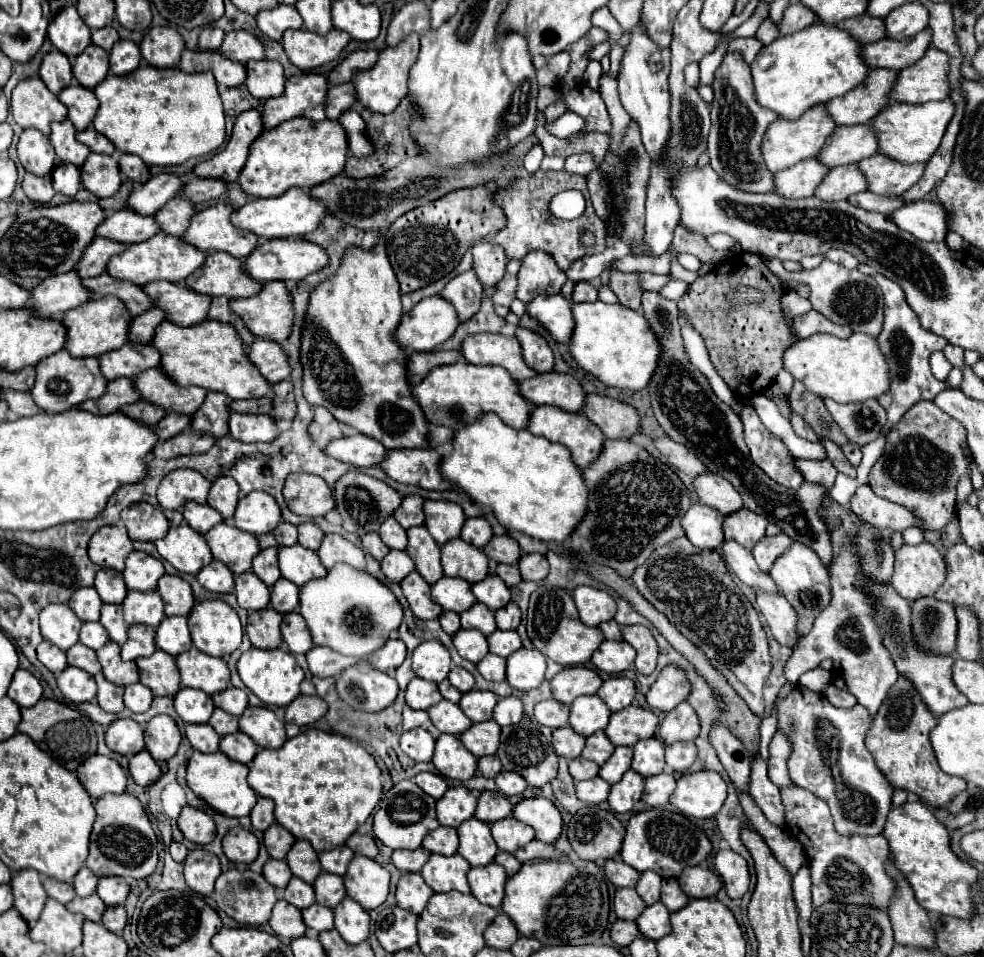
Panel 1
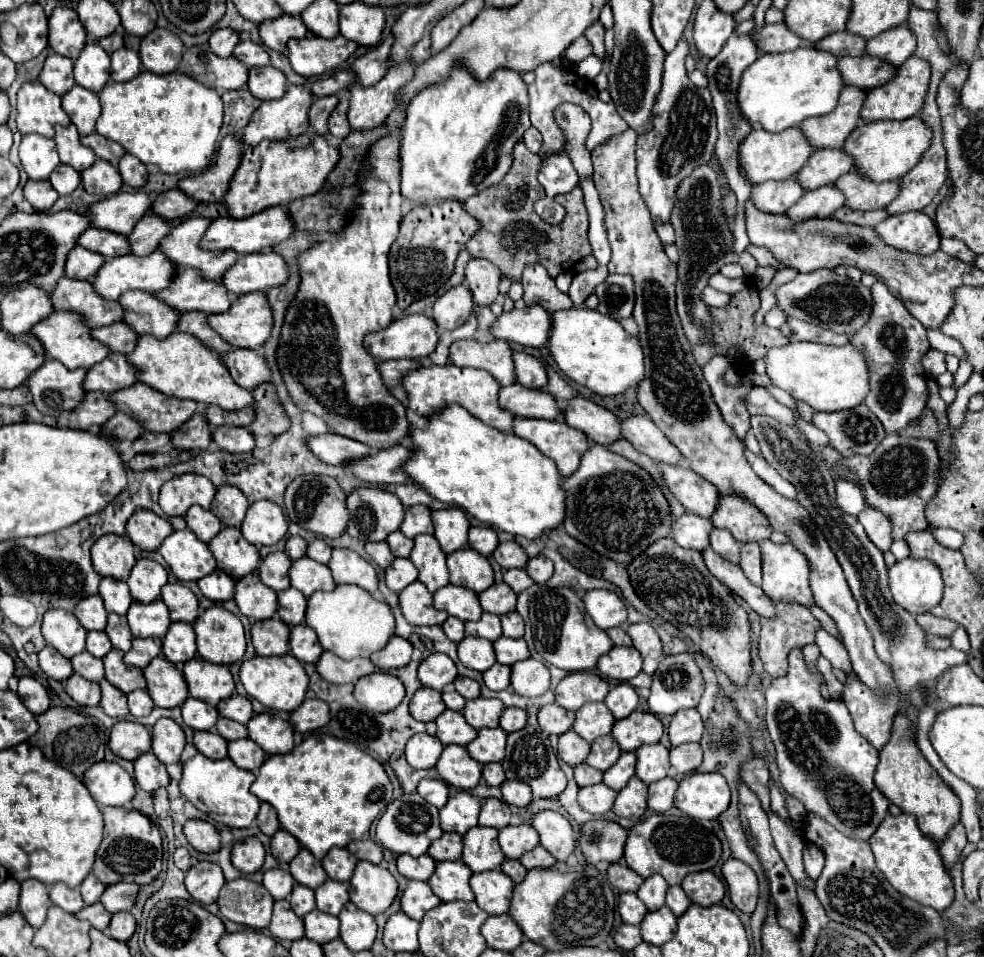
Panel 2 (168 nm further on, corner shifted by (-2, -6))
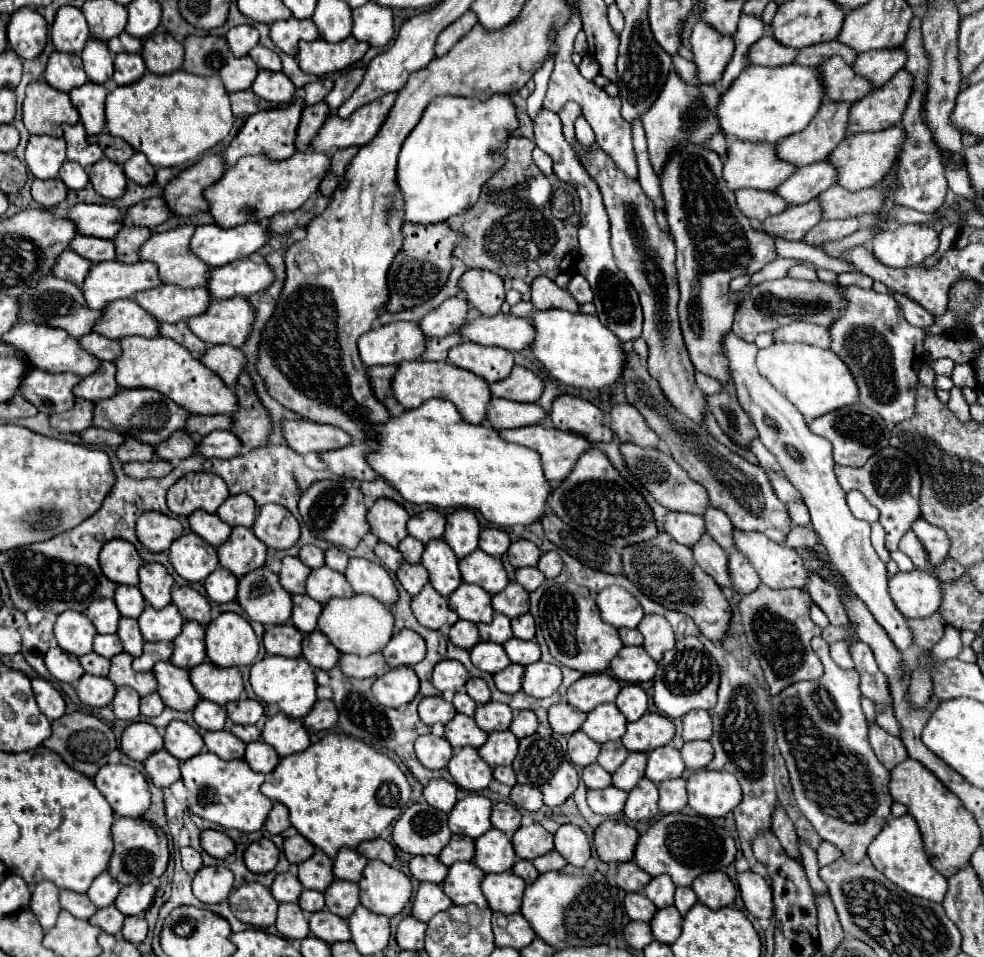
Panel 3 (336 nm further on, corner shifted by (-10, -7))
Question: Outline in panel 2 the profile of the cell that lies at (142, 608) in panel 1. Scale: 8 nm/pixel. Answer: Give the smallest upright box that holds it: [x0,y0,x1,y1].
[126,600,170,638]

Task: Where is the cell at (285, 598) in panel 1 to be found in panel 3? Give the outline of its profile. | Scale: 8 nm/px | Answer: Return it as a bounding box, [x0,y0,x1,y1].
[292,595,322,633]

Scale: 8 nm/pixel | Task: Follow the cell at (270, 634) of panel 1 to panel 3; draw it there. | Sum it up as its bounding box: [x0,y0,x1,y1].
[264,623,304,657]

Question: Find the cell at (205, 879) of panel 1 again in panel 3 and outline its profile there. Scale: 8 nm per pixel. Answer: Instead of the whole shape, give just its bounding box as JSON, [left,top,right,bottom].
[192,867,234,903]

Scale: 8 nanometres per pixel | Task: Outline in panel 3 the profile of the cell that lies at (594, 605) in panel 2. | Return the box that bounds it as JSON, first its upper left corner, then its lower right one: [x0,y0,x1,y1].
[596,585,644,629]

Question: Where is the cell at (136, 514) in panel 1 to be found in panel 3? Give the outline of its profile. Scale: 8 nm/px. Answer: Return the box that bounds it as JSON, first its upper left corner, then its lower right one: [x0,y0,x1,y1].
[136,511,182,553]

